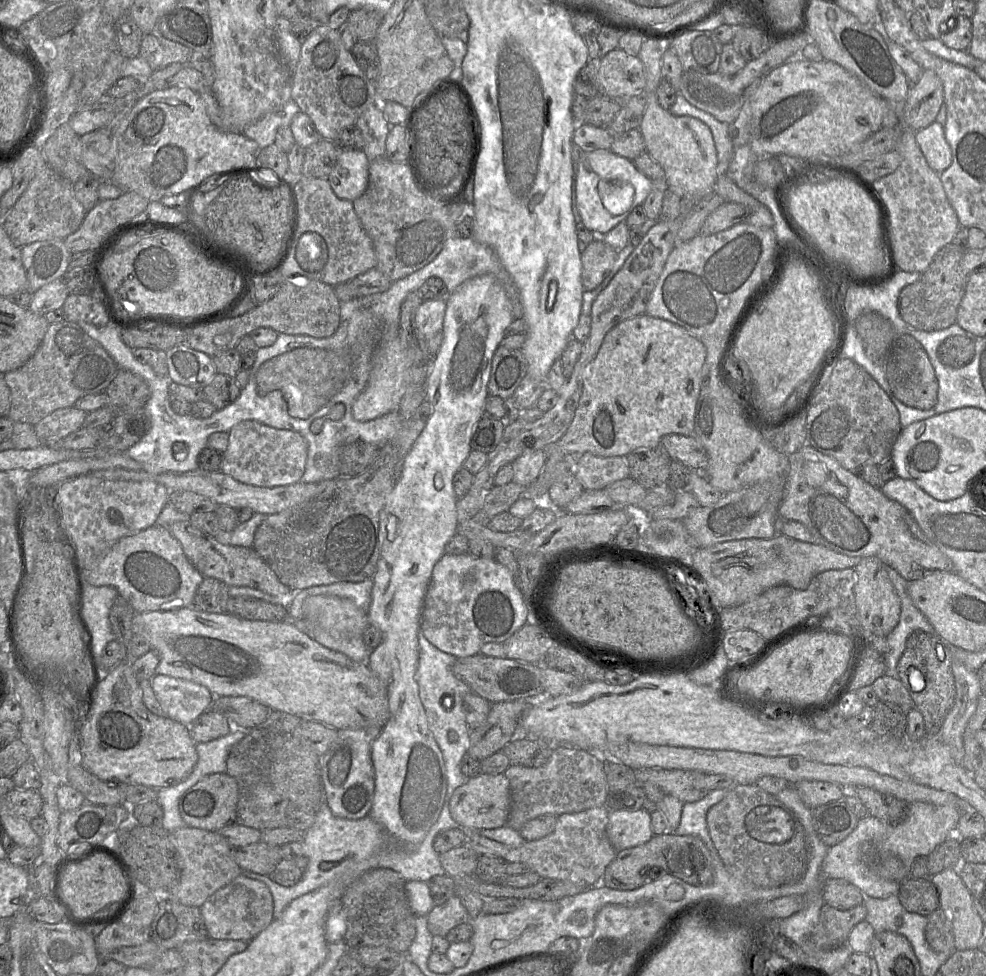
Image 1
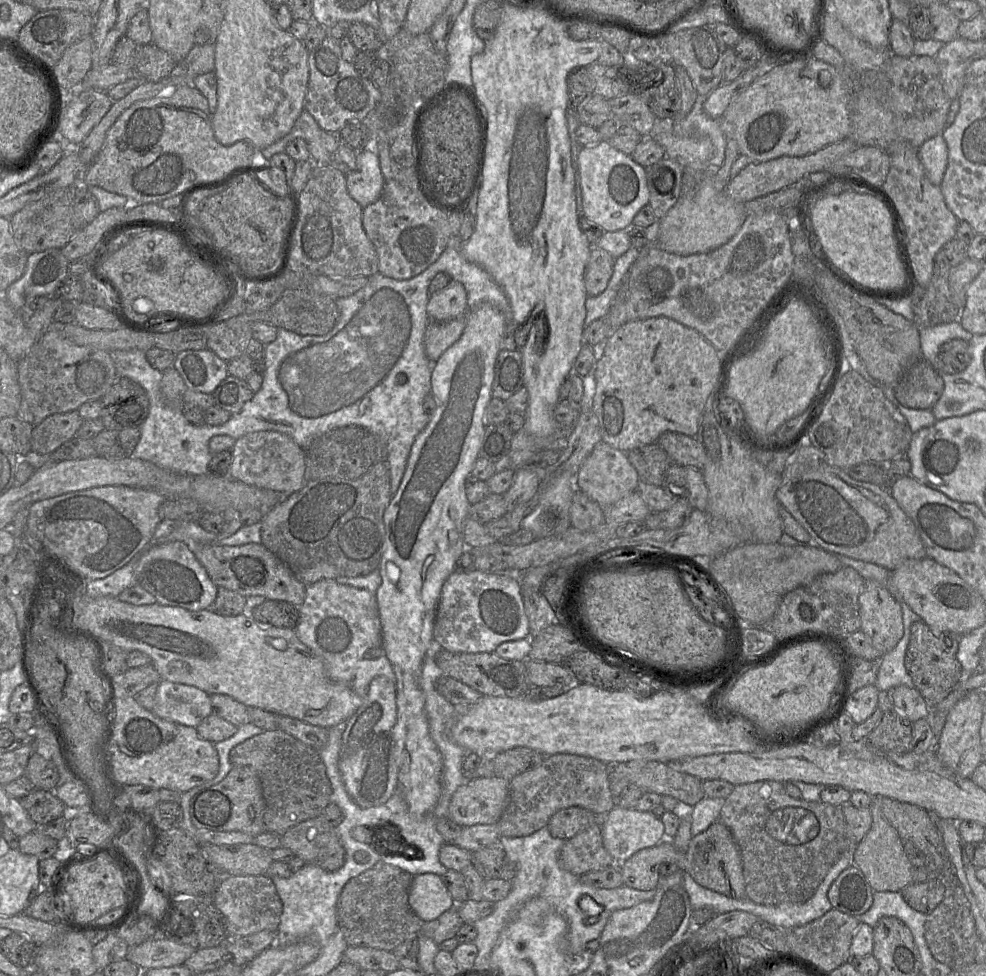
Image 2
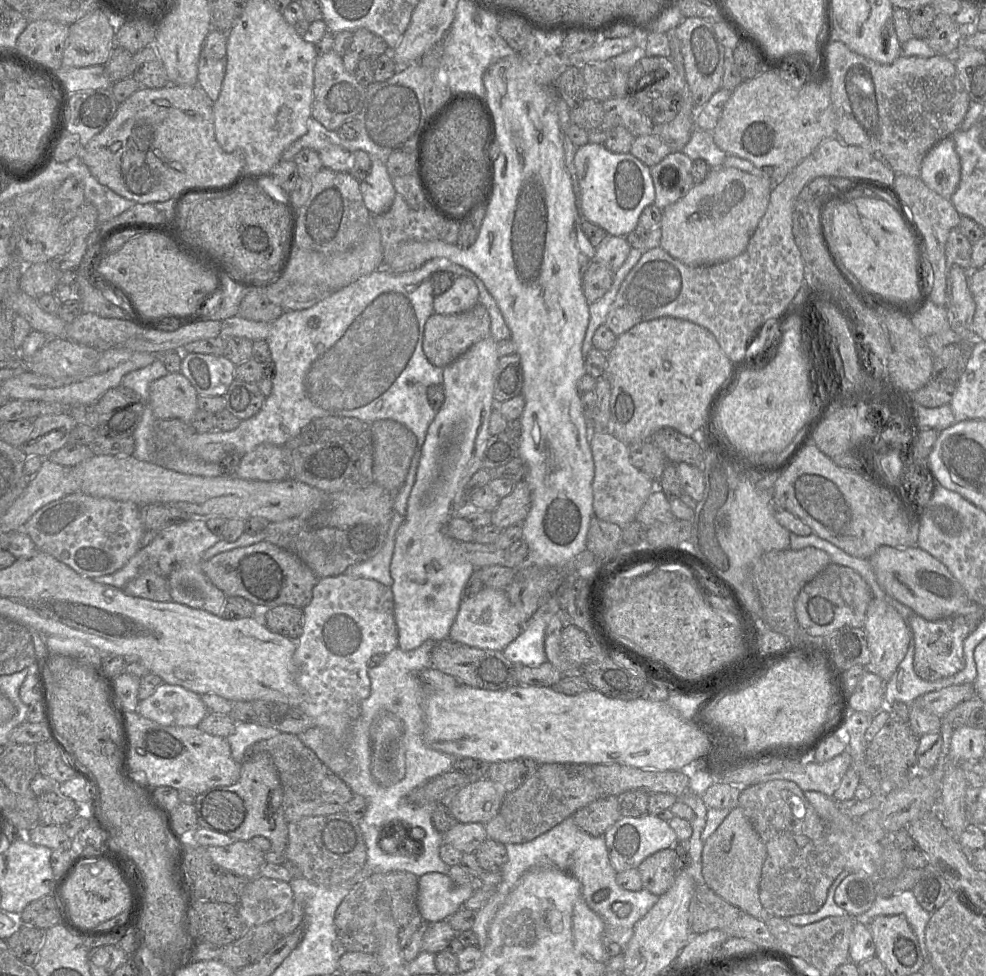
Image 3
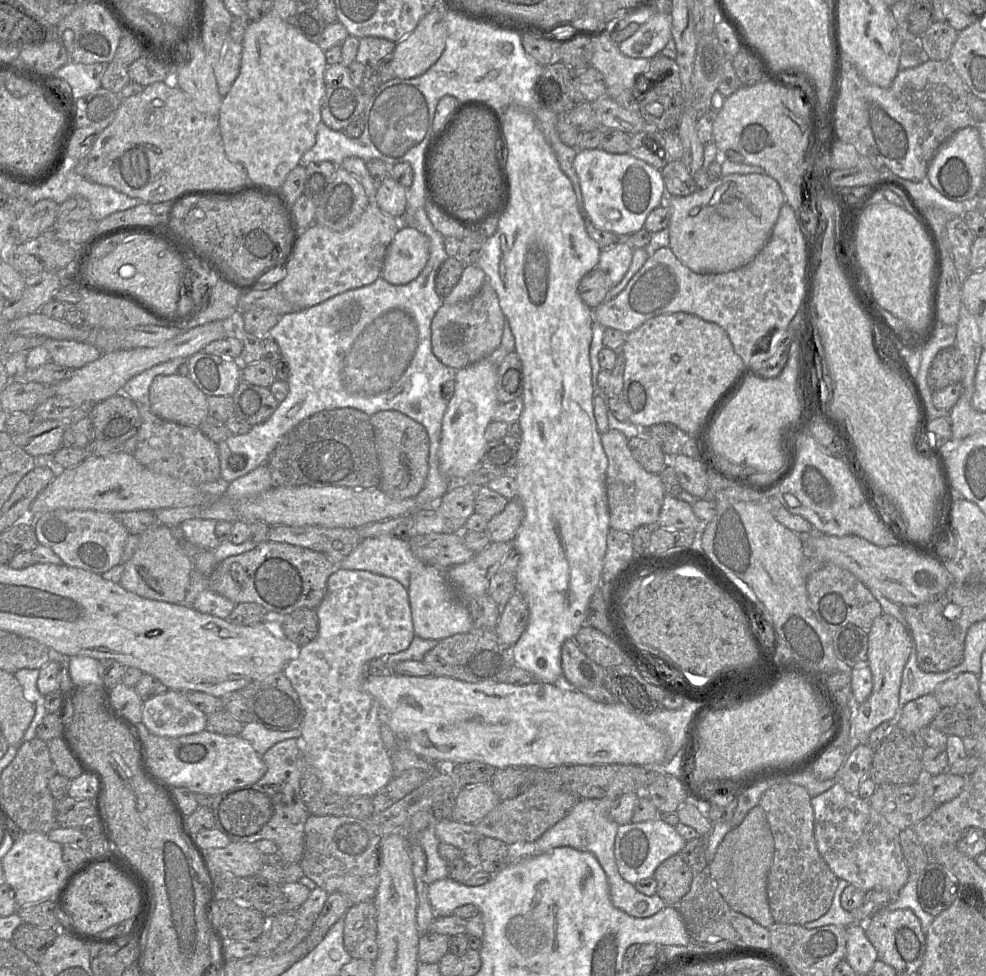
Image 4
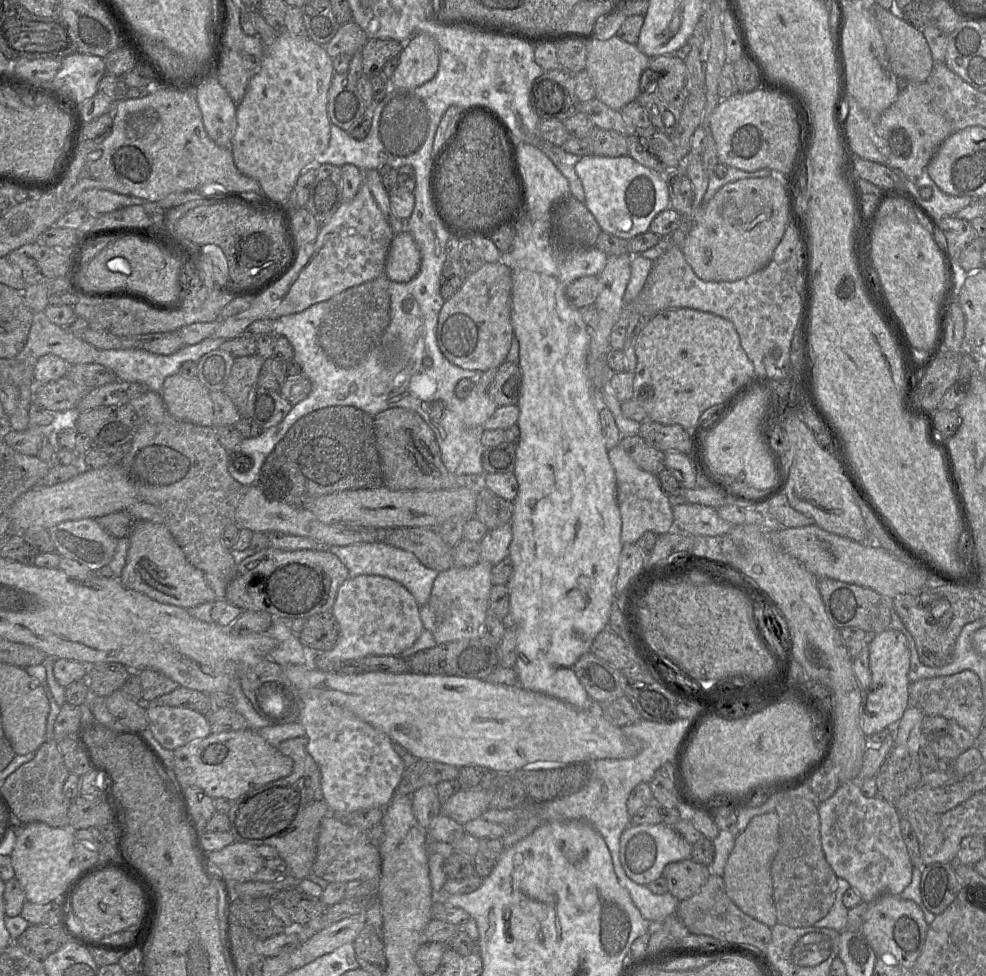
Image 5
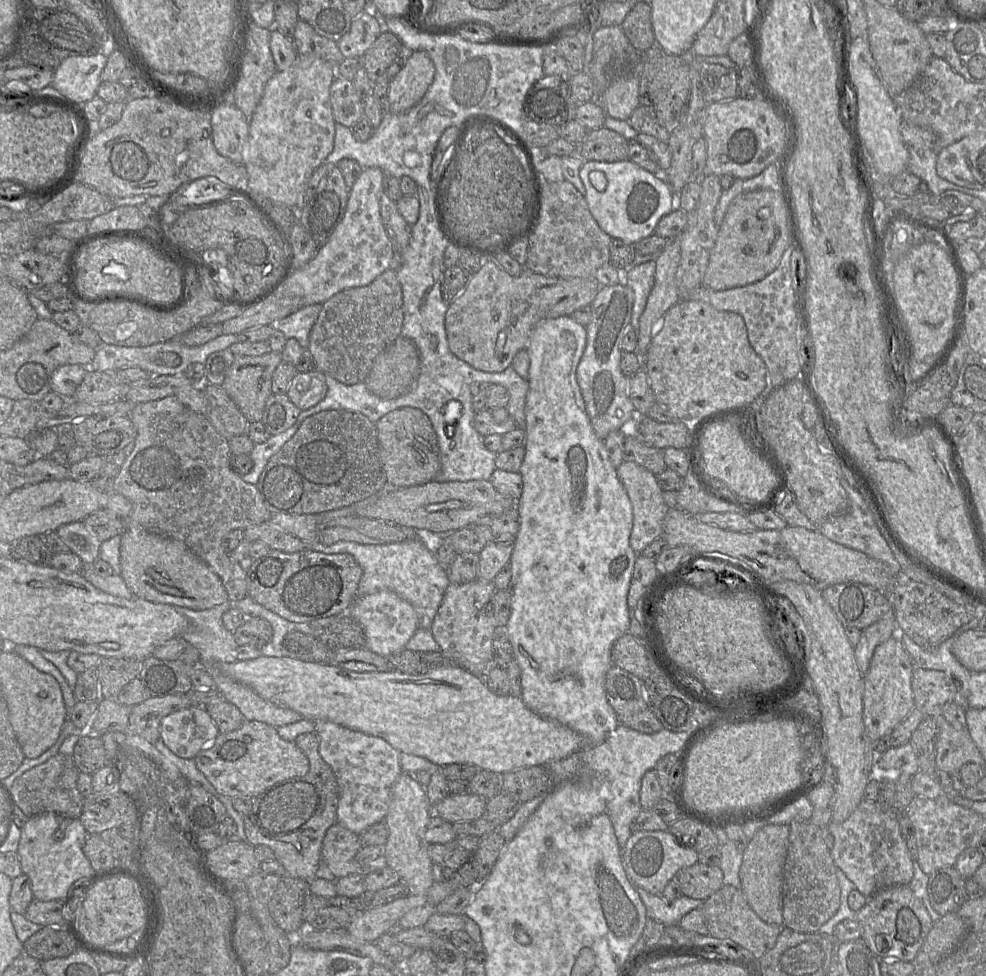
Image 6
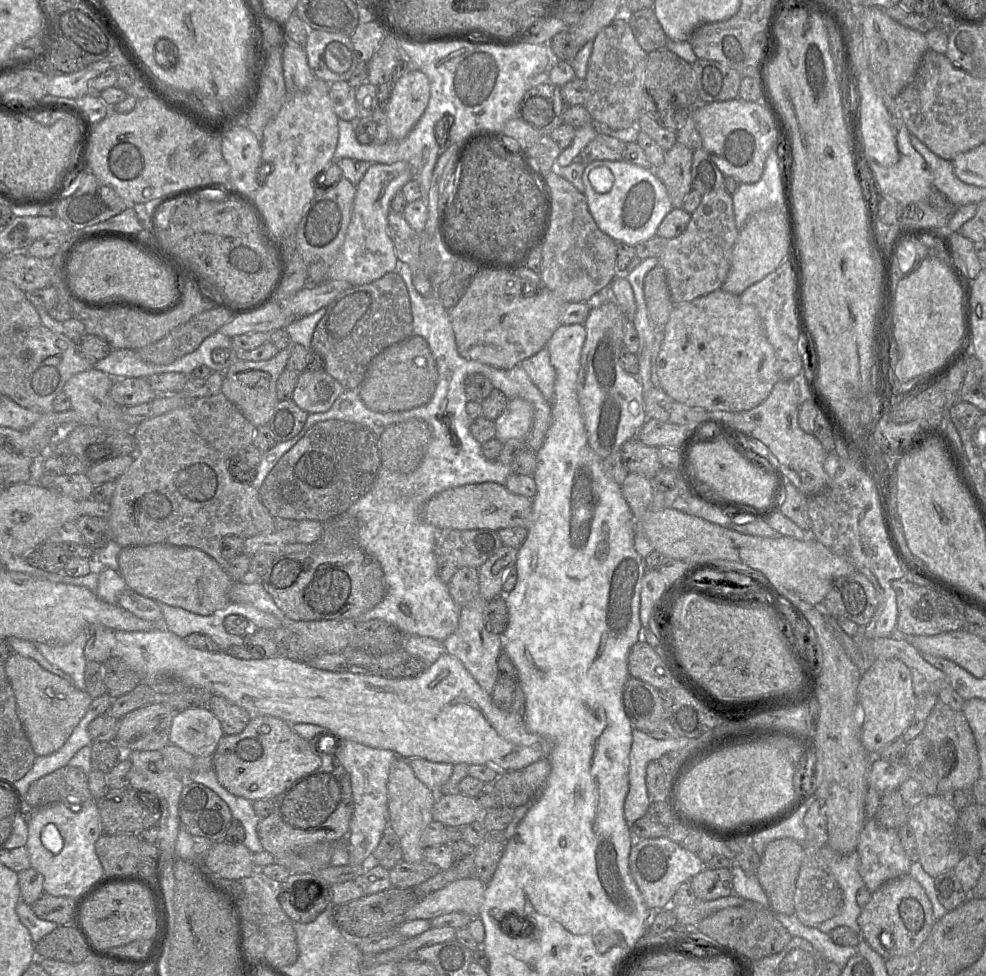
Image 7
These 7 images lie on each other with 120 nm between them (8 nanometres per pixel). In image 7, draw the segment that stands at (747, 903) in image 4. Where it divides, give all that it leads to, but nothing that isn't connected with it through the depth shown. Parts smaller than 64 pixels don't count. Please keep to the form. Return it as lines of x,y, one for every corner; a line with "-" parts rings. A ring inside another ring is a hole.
780,838
767,844
756,877
775,914
795,915
794,893
805,858
803,844

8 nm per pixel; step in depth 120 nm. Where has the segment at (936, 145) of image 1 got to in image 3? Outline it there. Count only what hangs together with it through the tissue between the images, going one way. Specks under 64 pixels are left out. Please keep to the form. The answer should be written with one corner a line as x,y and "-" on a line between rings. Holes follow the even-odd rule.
952,137
940,141
937,147
933,147
924,157
920,167
920,178
924,184
944,197
951,199
960,181
961,166
959,156
955,150
955,143

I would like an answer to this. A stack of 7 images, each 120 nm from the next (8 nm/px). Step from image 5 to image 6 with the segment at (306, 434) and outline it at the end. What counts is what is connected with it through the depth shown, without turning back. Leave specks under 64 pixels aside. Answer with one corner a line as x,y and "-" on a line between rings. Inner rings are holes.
324,410
307,417
295,434
269,459
256,487
271,514
319,514
350,506
379,492
386,484
380,462
376,424
348,410

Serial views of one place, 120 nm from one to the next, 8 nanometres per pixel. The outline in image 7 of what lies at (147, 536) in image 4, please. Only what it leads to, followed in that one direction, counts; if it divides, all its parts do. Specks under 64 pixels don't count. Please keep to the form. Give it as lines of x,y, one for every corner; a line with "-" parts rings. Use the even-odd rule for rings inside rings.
170,544
124,547
118,554
119,573
136,593
202,616
223,609
234,582
228,573
205,552
193,547

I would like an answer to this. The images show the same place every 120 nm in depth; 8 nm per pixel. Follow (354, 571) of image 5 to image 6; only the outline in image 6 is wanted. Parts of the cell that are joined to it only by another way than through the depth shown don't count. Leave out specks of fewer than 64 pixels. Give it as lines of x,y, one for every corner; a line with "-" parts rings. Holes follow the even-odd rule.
417,531
418,537
408,539
398,543
373,545
360,544
353,541
338,541
332,545
324,545
318,542
306,543
307,550
321,552
324,554
349,554
361,567
363,573
359,582
357,597
374,594
380,591
391,591
400,598
407,601
416,612
419,621
419,628
430,630
433,620
437,614
439,606
444,597
444,593
449,586
447,569
442,567
436,557
433,539
427,531

